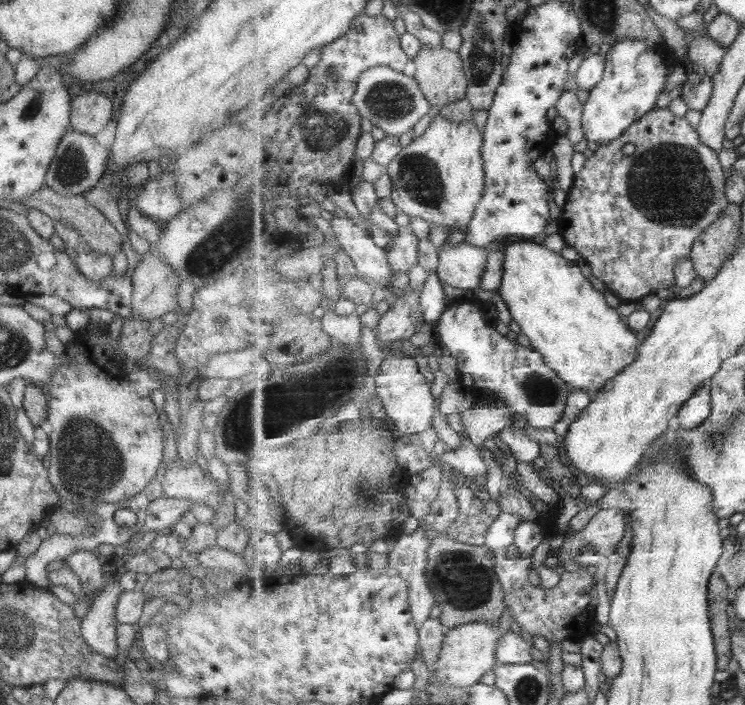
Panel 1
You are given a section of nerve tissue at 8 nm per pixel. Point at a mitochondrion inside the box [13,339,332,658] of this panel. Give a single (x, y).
(86, 458)

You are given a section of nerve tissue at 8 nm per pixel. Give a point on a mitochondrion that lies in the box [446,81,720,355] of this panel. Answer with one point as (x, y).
(670, 184)

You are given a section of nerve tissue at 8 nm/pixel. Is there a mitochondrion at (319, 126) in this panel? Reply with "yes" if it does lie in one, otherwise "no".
yes

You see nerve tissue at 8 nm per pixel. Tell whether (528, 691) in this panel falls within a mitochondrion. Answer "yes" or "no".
yes

